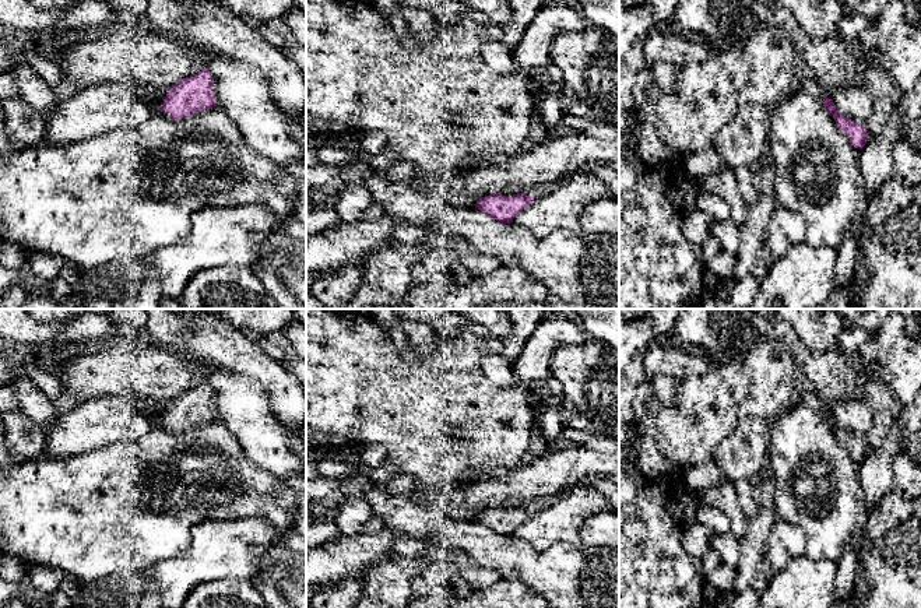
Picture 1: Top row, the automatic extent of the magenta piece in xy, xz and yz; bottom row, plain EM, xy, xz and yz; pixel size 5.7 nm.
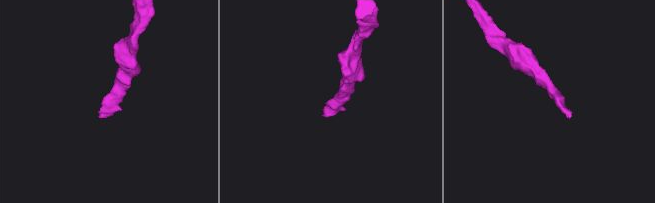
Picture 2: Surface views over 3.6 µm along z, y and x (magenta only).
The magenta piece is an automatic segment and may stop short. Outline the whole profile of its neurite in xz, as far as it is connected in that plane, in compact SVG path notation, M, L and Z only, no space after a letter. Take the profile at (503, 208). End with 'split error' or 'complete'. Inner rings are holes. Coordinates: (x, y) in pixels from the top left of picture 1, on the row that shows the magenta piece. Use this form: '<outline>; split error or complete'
M517 193L514 196L489 194L481 197L477 201L477 207L493 219L502 224L510 224L513 218L532 201L534 197L524 193Z; complete

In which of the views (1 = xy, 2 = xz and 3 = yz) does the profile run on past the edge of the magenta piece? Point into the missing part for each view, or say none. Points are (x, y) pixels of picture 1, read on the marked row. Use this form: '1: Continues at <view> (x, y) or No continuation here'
1: No continuation here
2: No continuation here
3: No continuation here

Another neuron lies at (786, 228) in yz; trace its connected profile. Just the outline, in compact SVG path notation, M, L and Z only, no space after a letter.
M777 207L767 225L769 252L780 259L791 245L805 242L806 225L804 218L788 208Z

